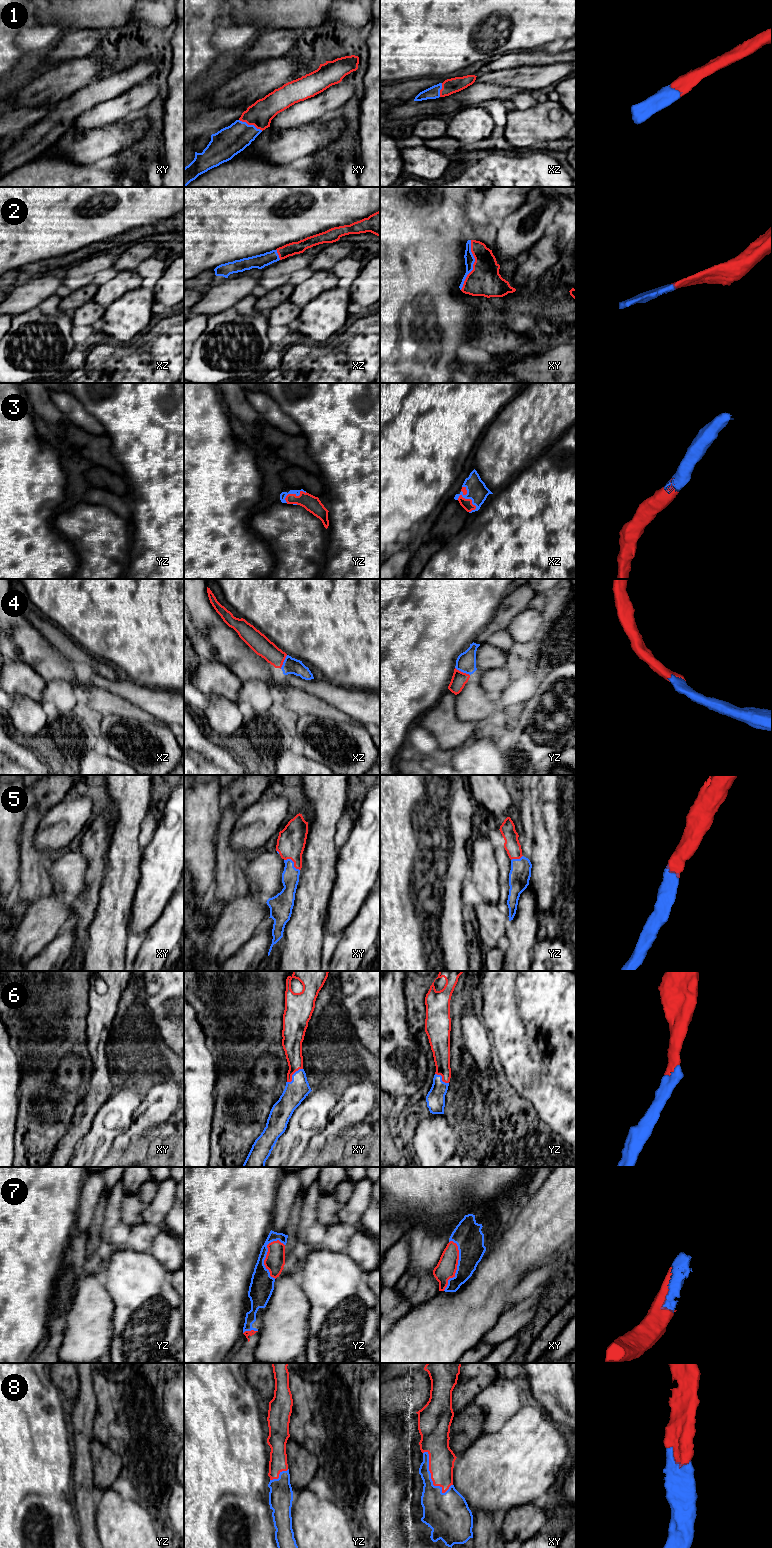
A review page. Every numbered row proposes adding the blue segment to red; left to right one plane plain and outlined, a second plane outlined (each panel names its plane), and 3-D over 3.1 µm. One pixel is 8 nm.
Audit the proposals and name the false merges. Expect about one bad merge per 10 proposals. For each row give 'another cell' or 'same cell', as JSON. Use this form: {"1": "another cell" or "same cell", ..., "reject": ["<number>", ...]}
{"1": "same cell", "2": "same cell", "3": "same cell", "4": "same cell", "5": "same cell", "6": "same cell", "7": "same cell", "8": "same cell", "reject": []}

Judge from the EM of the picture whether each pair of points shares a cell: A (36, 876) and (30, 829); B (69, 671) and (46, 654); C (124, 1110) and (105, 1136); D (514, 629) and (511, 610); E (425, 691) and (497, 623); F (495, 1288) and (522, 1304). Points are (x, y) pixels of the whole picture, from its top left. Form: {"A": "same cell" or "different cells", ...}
{"A": "same cell", "B": "same cell", "C": "same cell", "D": "different cells", "E": "different cells", "F": "different cells"}

